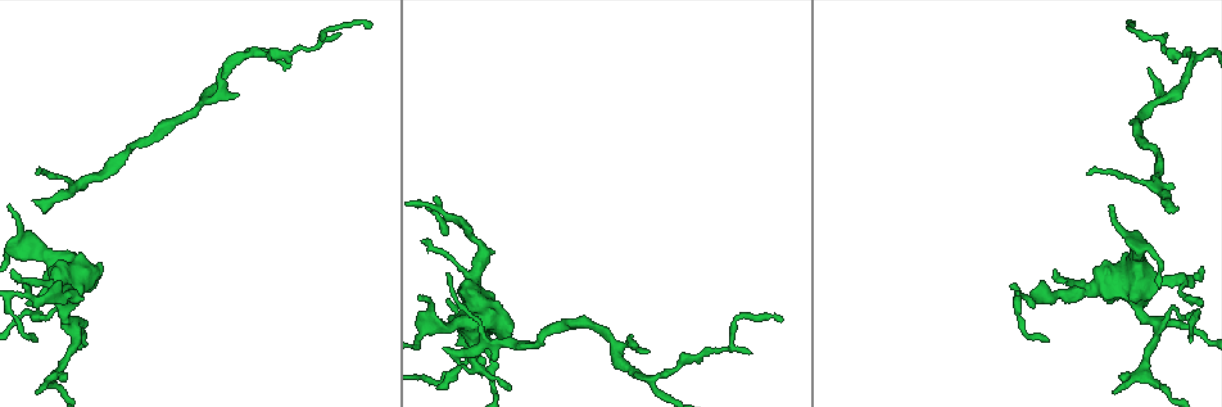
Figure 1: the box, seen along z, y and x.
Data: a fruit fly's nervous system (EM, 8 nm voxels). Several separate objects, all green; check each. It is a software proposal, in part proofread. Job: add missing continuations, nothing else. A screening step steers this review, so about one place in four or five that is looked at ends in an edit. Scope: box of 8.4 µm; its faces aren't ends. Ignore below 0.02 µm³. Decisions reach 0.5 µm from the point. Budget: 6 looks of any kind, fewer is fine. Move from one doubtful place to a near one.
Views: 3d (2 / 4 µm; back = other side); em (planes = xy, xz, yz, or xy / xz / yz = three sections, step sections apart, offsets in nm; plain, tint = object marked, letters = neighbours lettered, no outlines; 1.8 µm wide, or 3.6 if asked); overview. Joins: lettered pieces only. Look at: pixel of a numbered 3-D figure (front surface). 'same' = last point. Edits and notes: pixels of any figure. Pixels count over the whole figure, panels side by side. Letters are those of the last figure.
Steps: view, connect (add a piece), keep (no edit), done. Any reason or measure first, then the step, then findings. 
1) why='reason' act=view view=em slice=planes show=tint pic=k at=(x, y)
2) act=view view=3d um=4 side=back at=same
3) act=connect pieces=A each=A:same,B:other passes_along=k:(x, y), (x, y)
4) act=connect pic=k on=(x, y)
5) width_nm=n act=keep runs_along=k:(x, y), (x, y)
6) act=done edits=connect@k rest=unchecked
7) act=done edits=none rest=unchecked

why='branch stops here' act=view view=3d um=4 pic=1 at=(445, 349)

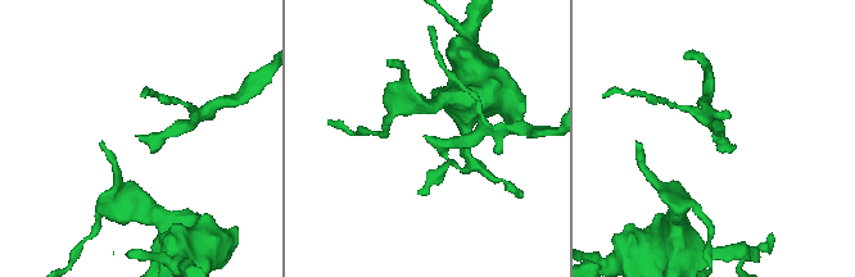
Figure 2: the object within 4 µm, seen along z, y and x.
why='now the EM' act=view view=em slice=planes show=letters pic=2 at=(140, 135)

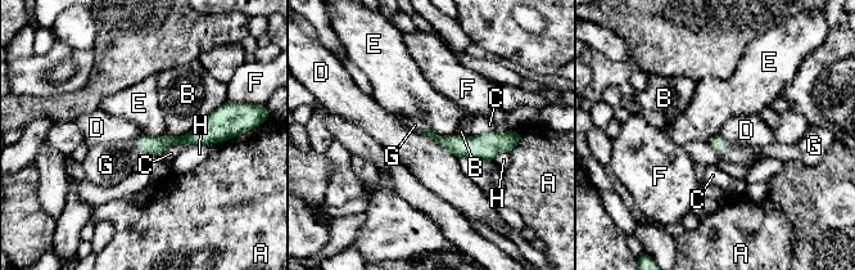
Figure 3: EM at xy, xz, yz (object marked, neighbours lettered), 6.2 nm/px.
width_nm=100 act=connect pieces=G each=A:other,B:other,C:other,D:other,E:other,F:other,G:same,H:other passes_along=3:(718, 143), (720, 149), (734, 153) found='the neuron continues'

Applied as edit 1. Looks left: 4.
act=view view=em slice=xy step=4 show=letters pic=1 at=(446, 231)

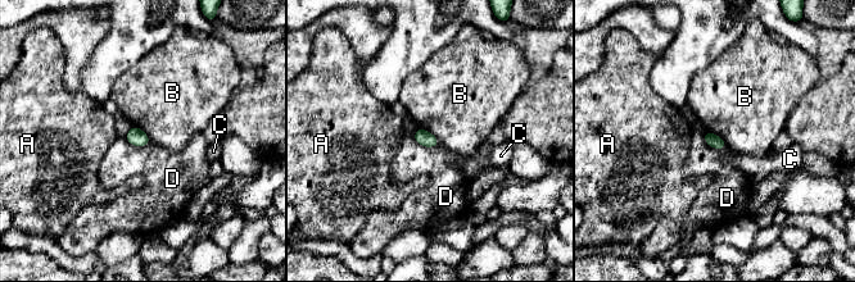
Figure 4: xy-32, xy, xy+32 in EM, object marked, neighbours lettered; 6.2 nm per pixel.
width_nm=80 act=keep each=A:other,B:other,C:other,D:other border=4:(705, 131), (718, 135), (727, 146) found='no lettered piece goes on from it'

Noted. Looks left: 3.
why='an open end' act=view view=em slice=planes show=letters pic=1 at=(782, 319)

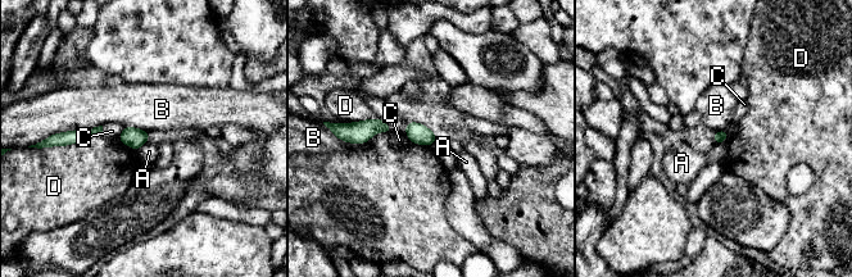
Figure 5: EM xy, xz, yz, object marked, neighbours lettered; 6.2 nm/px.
act=keep each=A:other,B:other,C:other,D:other border=5:(102, 125), (55, 134) found='no lettered piece goes on from it'

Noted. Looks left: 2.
act=done edits=connect@3 rest=unchecked

